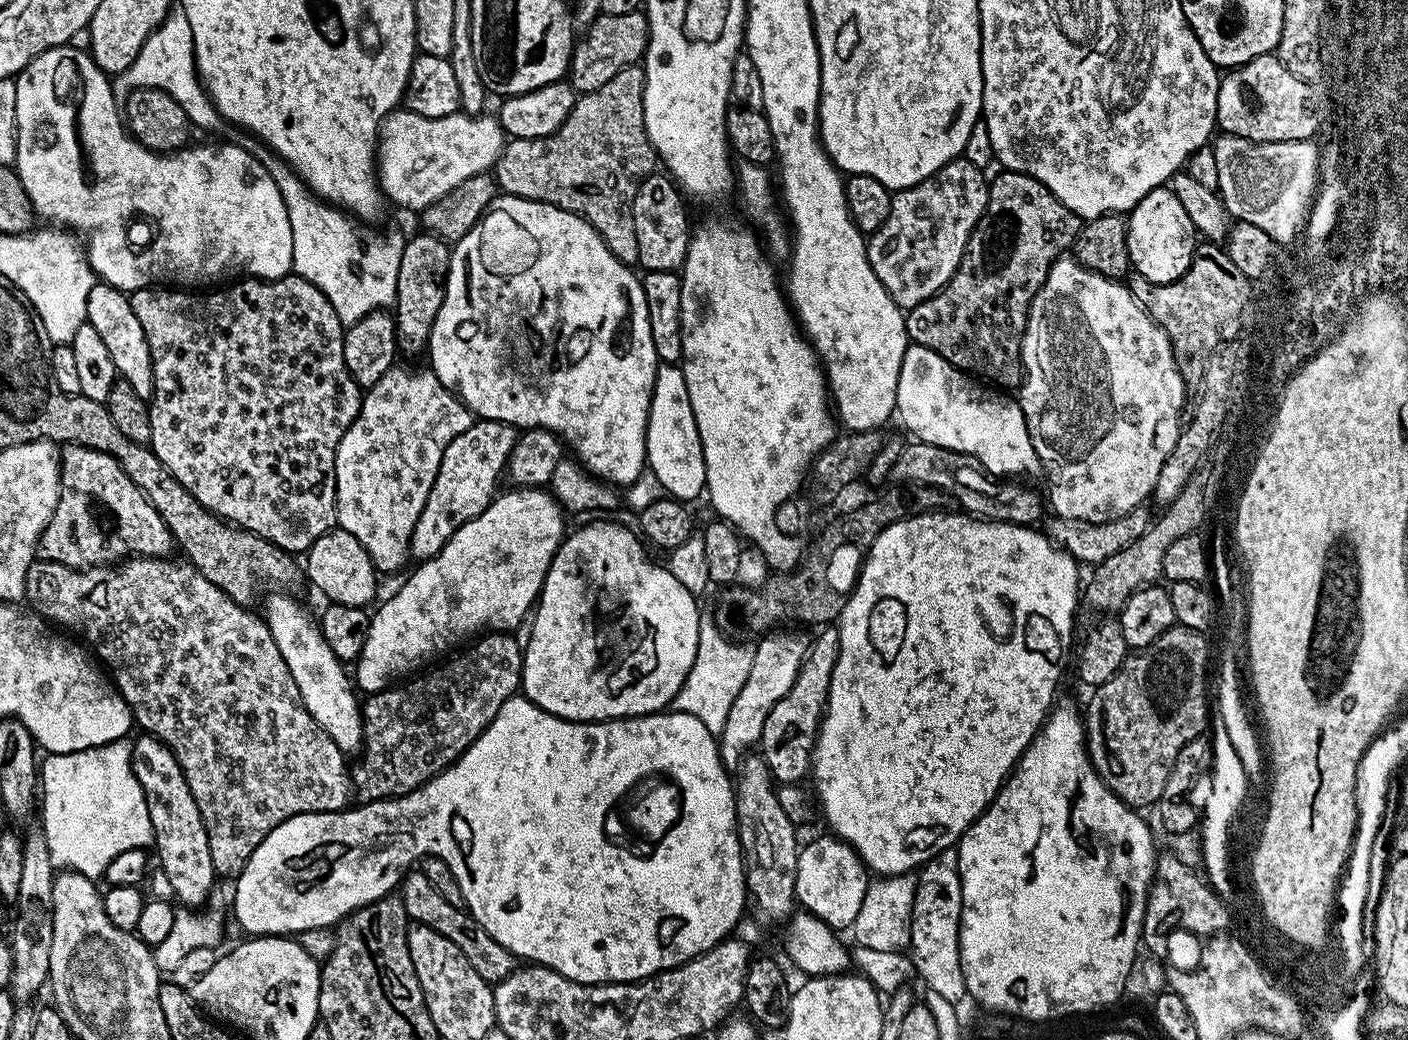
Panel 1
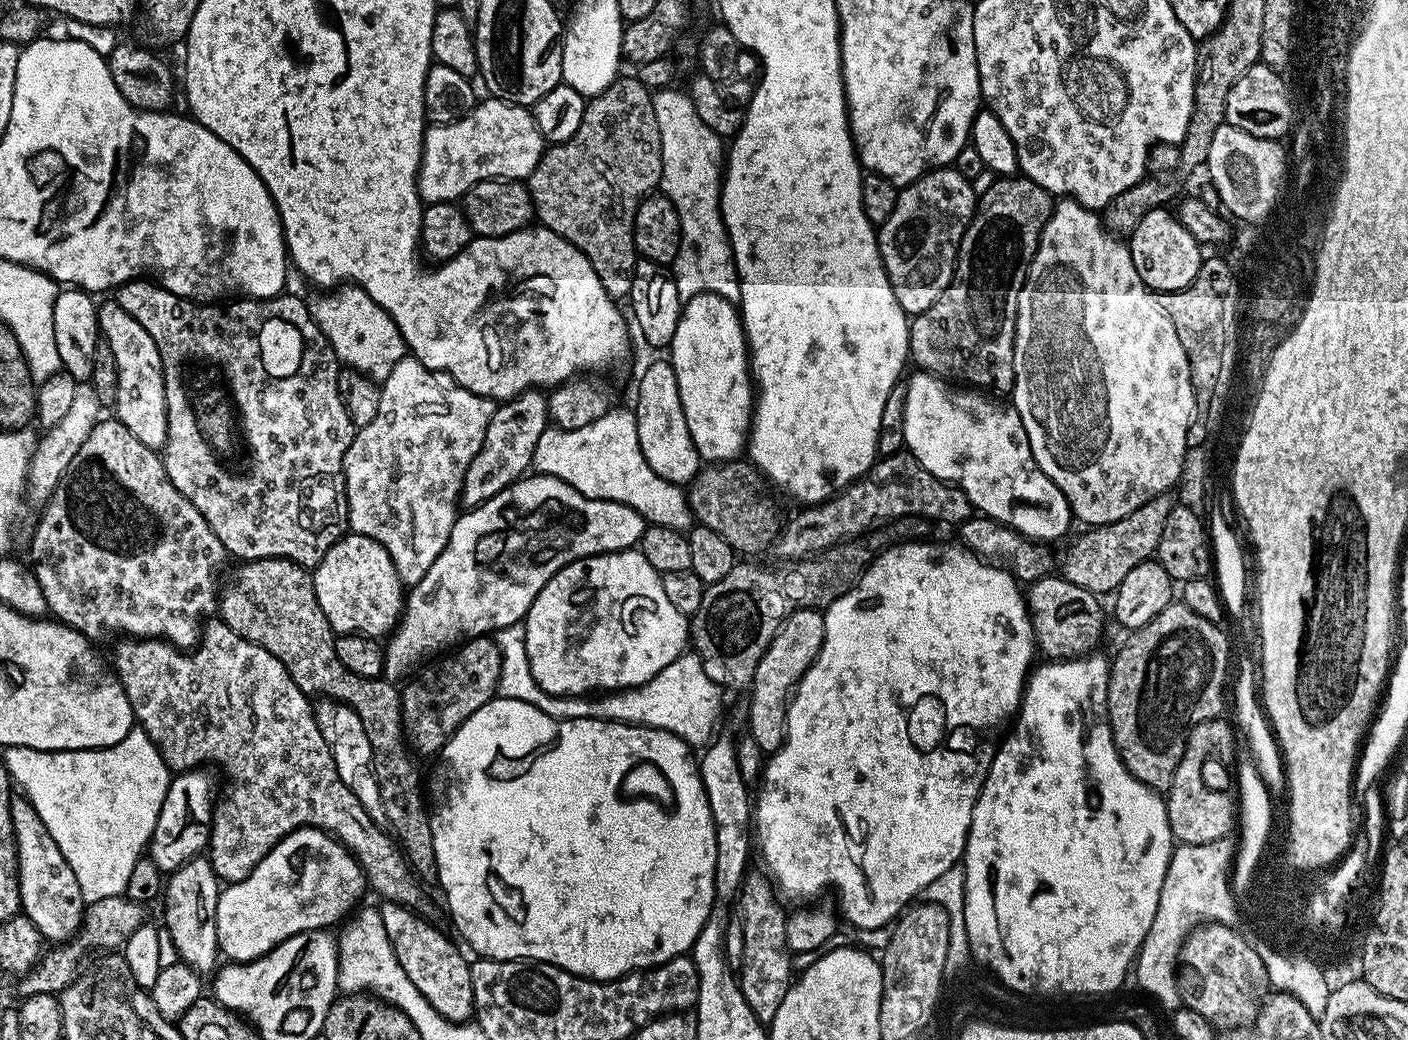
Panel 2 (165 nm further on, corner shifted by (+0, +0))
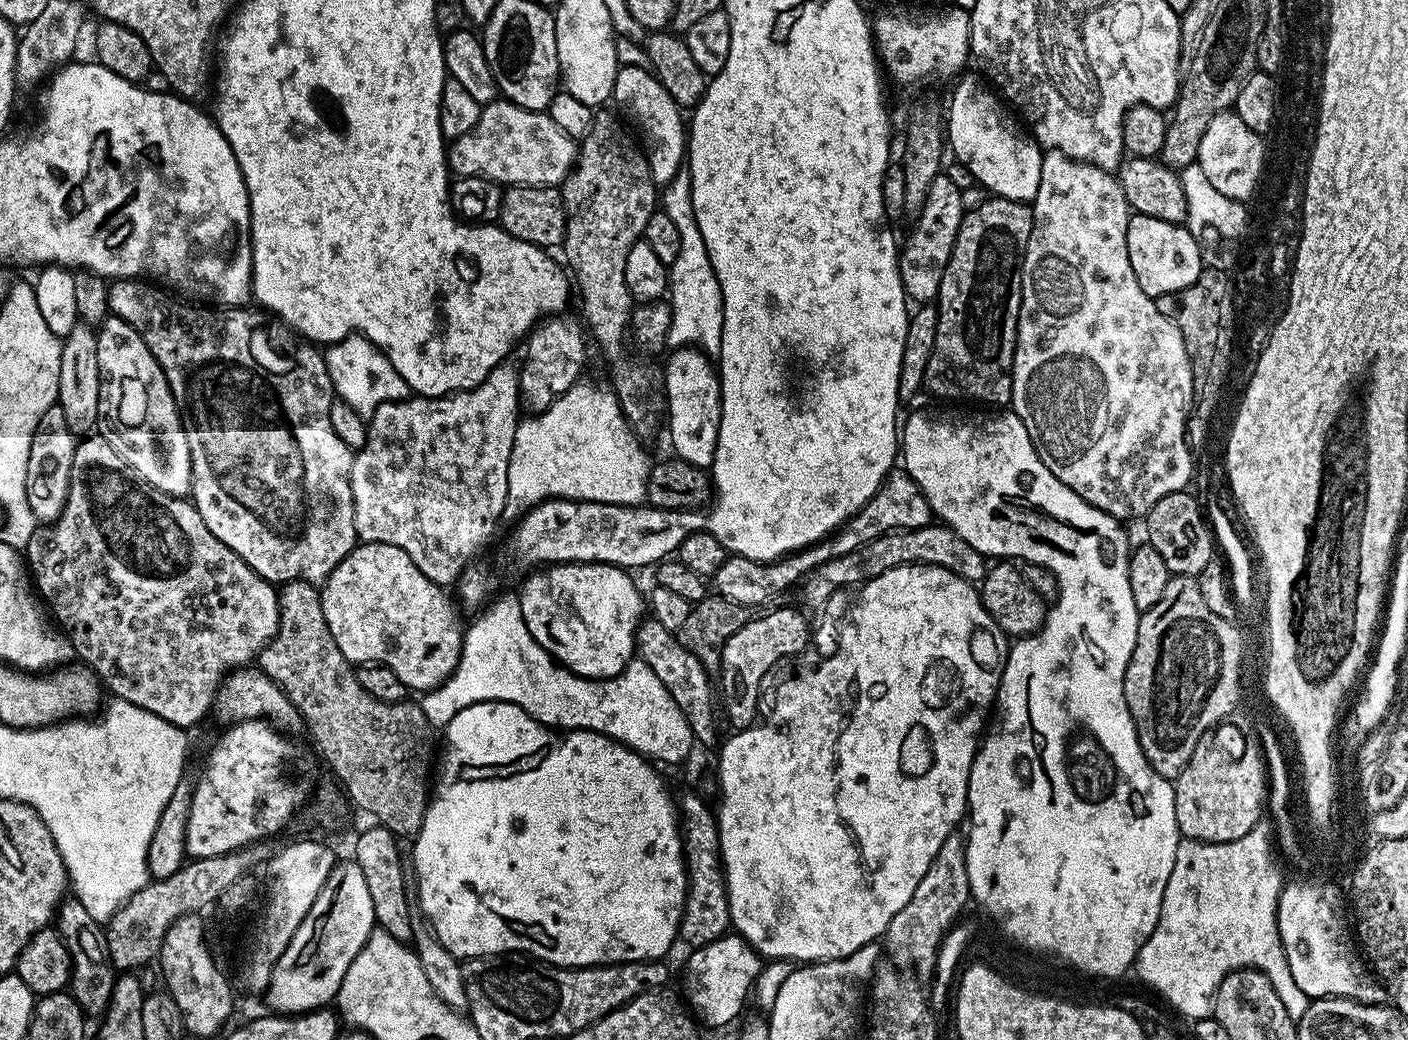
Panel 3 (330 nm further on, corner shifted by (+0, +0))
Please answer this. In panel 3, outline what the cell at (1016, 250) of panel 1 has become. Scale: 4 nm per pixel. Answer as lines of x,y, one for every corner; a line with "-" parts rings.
992,196
981,202
977,208
969,207
964,214
964,221
960,224
960,229
956,235
954,242
954,250
950,254
950,262
946,266
946,274
942,274
942,286
940,287
940,295
938,297
938,338
934,338
934,350
930,354
930,366
926,366
926,378
924,379
924,388
932,391
934,395
941,396
944,400
981,400
984,404
1000,404
996,406
1008,406
1012,403
1012,363
1014,362
1014,354
1016,353
1016,327
1018,326
1018,314
1020,313
1020,299
1022,298
1022,262
1026,254
1026,246
1030,242
1030,230
1032,229
1032,210
1025,201
1007,200
1001,196

